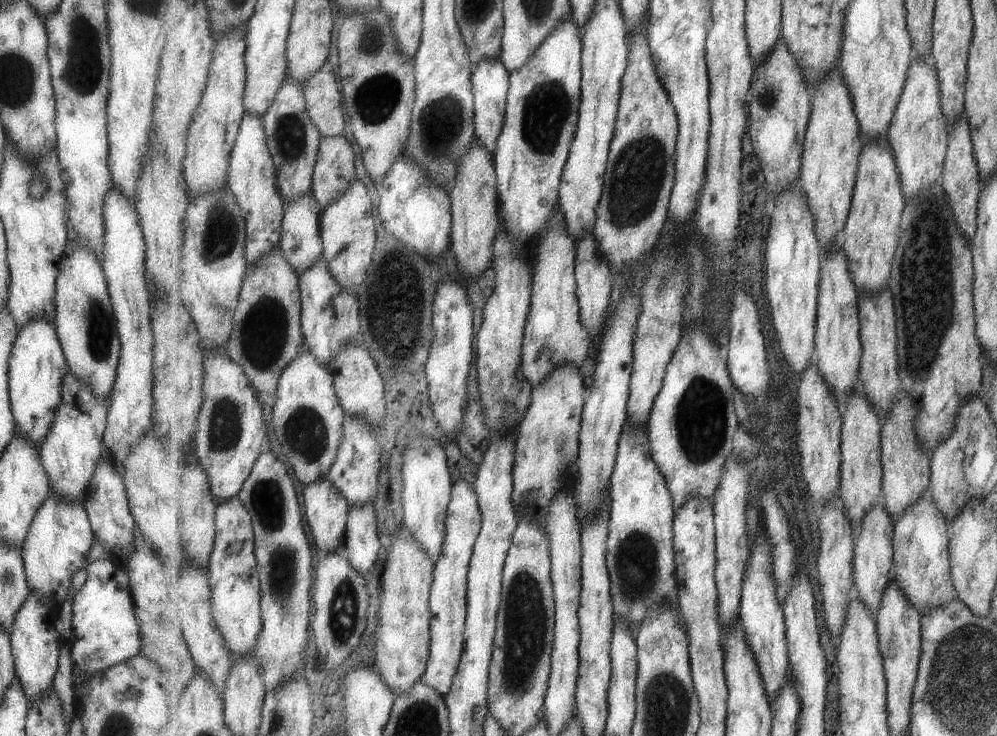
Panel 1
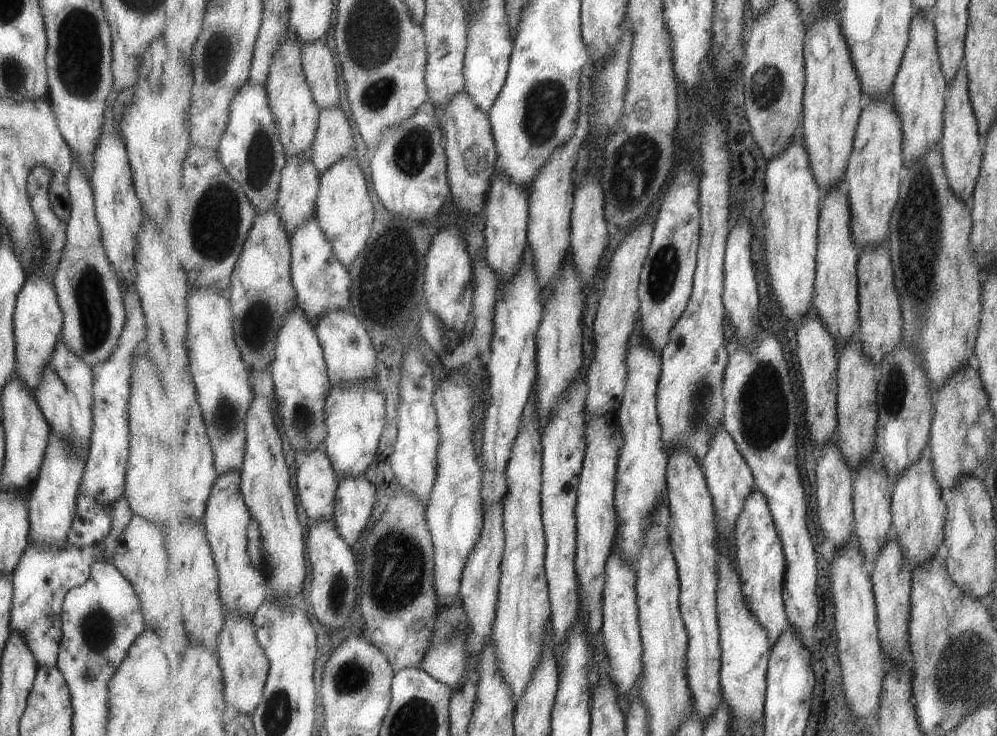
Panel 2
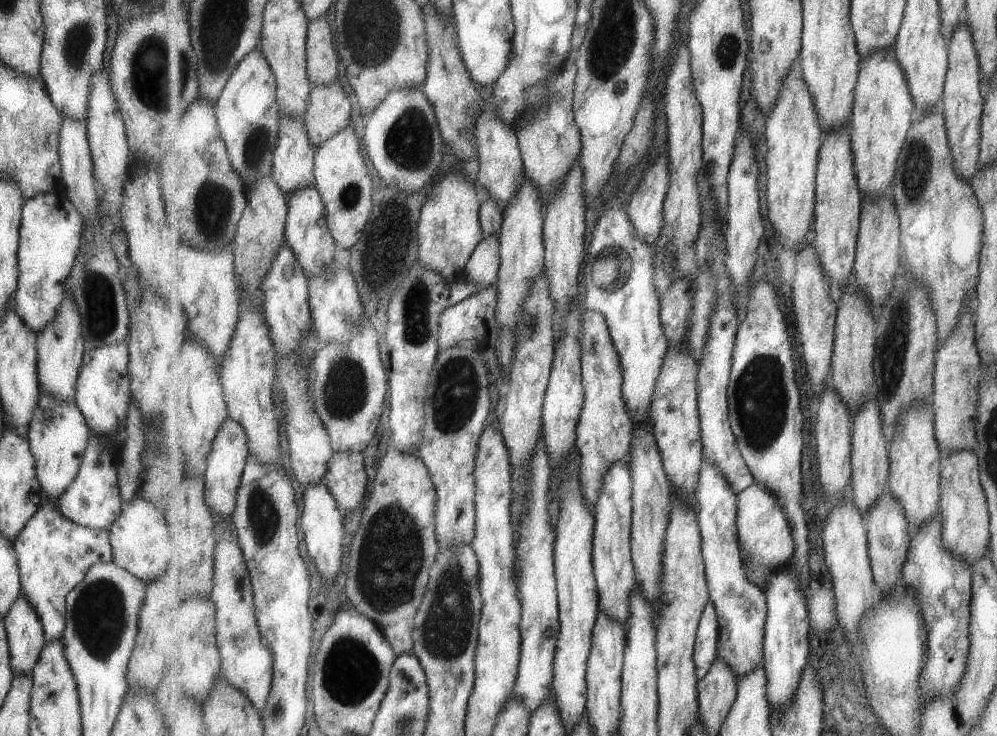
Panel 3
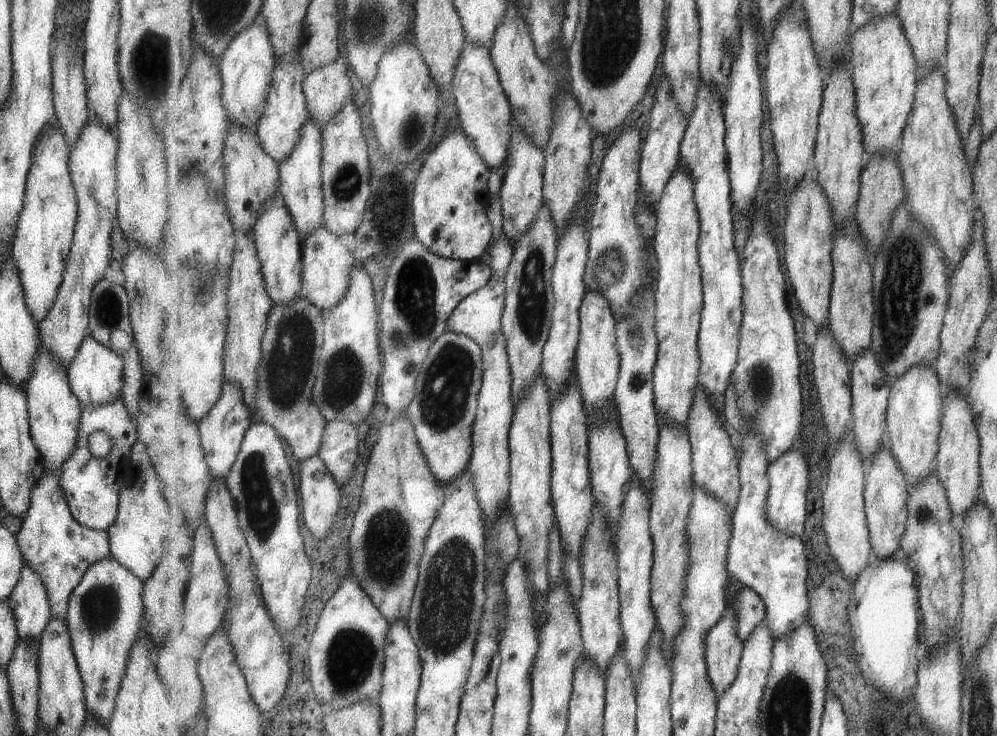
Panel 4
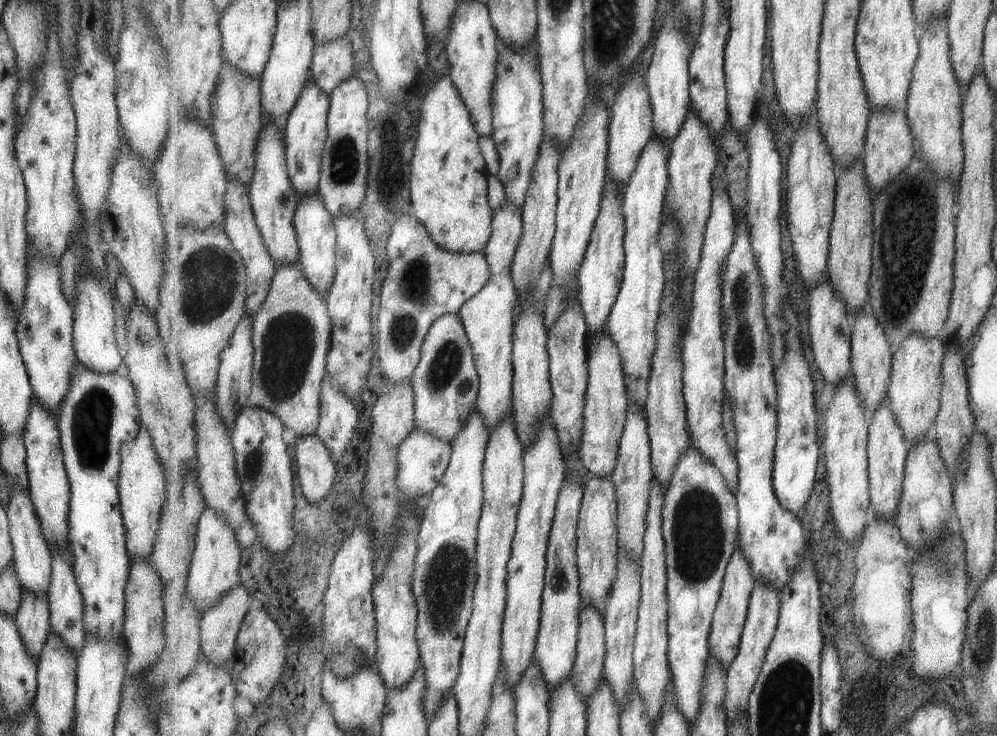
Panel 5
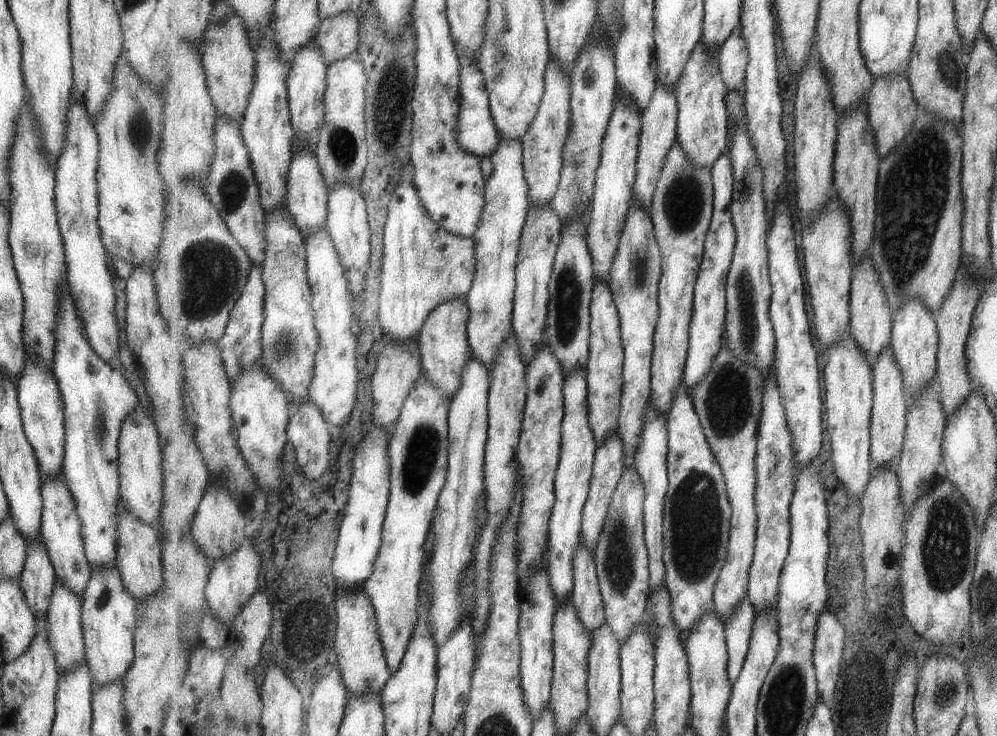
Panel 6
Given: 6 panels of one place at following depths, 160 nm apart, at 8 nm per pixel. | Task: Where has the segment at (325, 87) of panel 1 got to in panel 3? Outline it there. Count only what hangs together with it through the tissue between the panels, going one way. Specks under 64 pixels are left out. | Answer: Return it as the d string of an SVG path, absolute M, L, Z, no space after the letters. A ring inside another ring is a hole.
M322 17L308 26L308 77L313 85L330 85L339 78L339 58L333 46L333 32Z

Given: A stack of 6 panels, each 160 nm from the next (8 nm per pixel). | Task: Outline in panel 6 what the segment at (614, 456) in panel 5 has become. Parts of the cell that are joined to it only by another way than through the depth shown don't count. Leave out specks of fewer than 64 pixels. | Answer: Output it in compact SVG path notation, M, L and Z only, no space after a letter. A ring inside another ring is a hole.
M597 281L592 296L591 316L590 355L586 368L588 417L597 446L601 448L608 439L619 432L622 392L624 390L624 340L622 339L620 313L609 284Z

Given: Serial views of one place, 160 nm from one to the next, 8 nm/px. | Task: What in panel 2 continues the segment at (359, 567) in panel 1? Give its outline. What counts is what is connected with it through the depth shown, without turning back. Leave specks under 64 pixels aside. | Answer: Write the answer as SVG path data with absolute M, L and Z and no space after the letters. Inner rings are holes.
M365 476L340 479L333 521L350 547L359 542L363 530L367 528L375 502L377 490L365 480Z

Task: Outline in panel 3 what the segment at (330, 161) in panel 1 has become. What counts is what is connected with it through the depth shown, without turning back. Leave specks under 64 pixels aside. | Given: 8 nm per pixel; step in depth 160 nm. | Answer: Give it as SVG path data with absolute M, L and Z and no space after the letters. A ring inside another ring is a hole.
M339 81L330 85L313 85L308 101L308 114L303 121L311 144L317 148L354 122L351 100Z

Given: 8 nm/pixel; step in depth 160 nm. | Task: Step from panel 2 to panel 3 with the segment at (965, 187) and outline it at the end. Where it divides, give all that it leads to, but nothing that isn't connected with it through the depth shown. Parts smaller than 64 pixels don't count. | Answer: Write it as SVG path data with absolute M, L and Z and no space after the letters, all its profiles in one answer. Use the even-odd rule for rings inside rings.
M960 25L950 42L948 76L944 86L943 115L946 120L946 131L952 148L954 167L961 180L968 183L974 178L977 170L977 148L979 148L979 116L981 114L981 94L979 94L979 73L975 51L973 50L970 32L965 25Z

